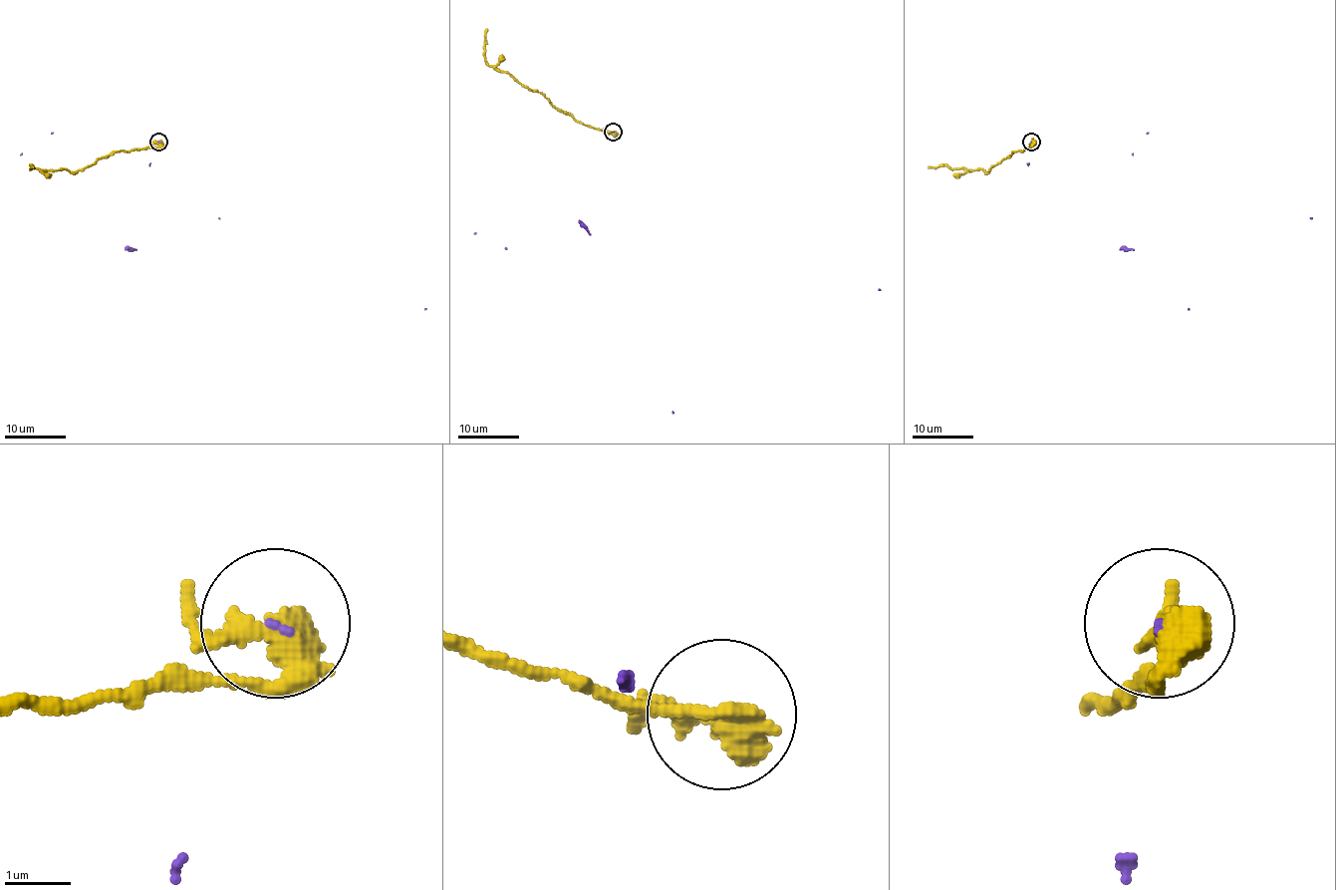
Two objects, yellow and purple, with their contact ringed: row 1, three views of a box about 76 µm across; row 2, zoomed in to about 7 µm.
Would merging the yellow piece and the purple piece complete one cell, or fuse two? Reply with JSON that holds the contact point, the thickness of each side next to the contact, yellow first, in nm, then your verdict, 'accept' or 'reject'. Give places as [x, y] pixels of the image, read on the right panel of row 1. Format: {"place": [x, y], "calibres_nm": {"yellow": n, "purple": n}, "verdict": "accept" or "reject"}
{"place": [1031, 142], "calibres_nm": {"yellow": 360, "purple": 40}, "verdict": "reject"}

